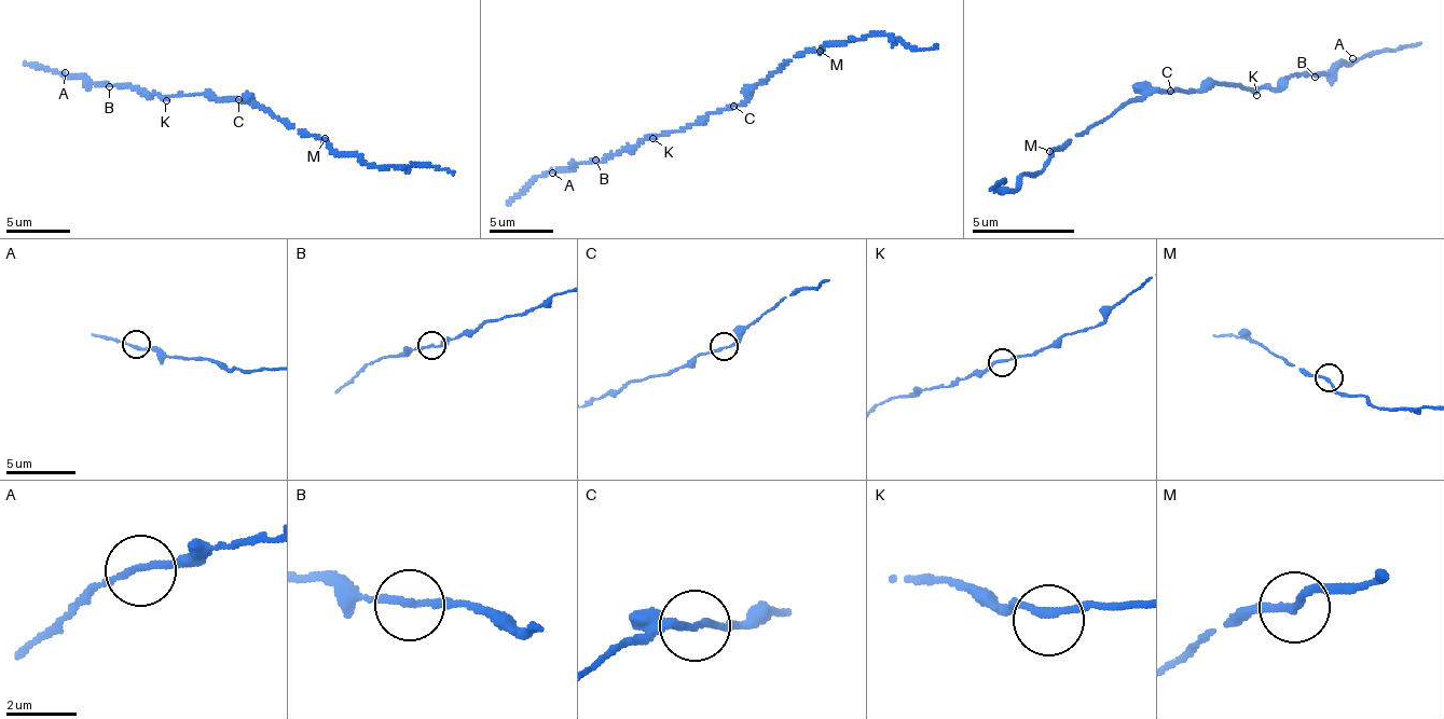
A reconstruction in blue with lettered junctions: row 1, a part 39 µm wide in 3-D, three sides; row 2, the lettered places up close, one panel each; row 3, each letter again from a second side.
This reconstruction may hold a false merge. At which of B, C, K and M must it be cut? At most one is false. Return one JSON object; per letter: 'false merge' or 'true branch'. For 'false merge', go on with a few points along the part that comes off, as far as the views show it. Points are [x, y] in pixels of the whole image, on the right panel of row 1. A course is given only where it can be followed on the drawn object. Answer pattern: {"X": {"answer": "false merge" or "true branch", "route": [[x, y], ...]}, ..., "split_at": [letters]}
{"B": {"answer": "true branch"}, "C": {"answer": "true branch"}, "K": {"answer": "true branch"}, "M": {"answer": "true branch"}, "split_at": []}

